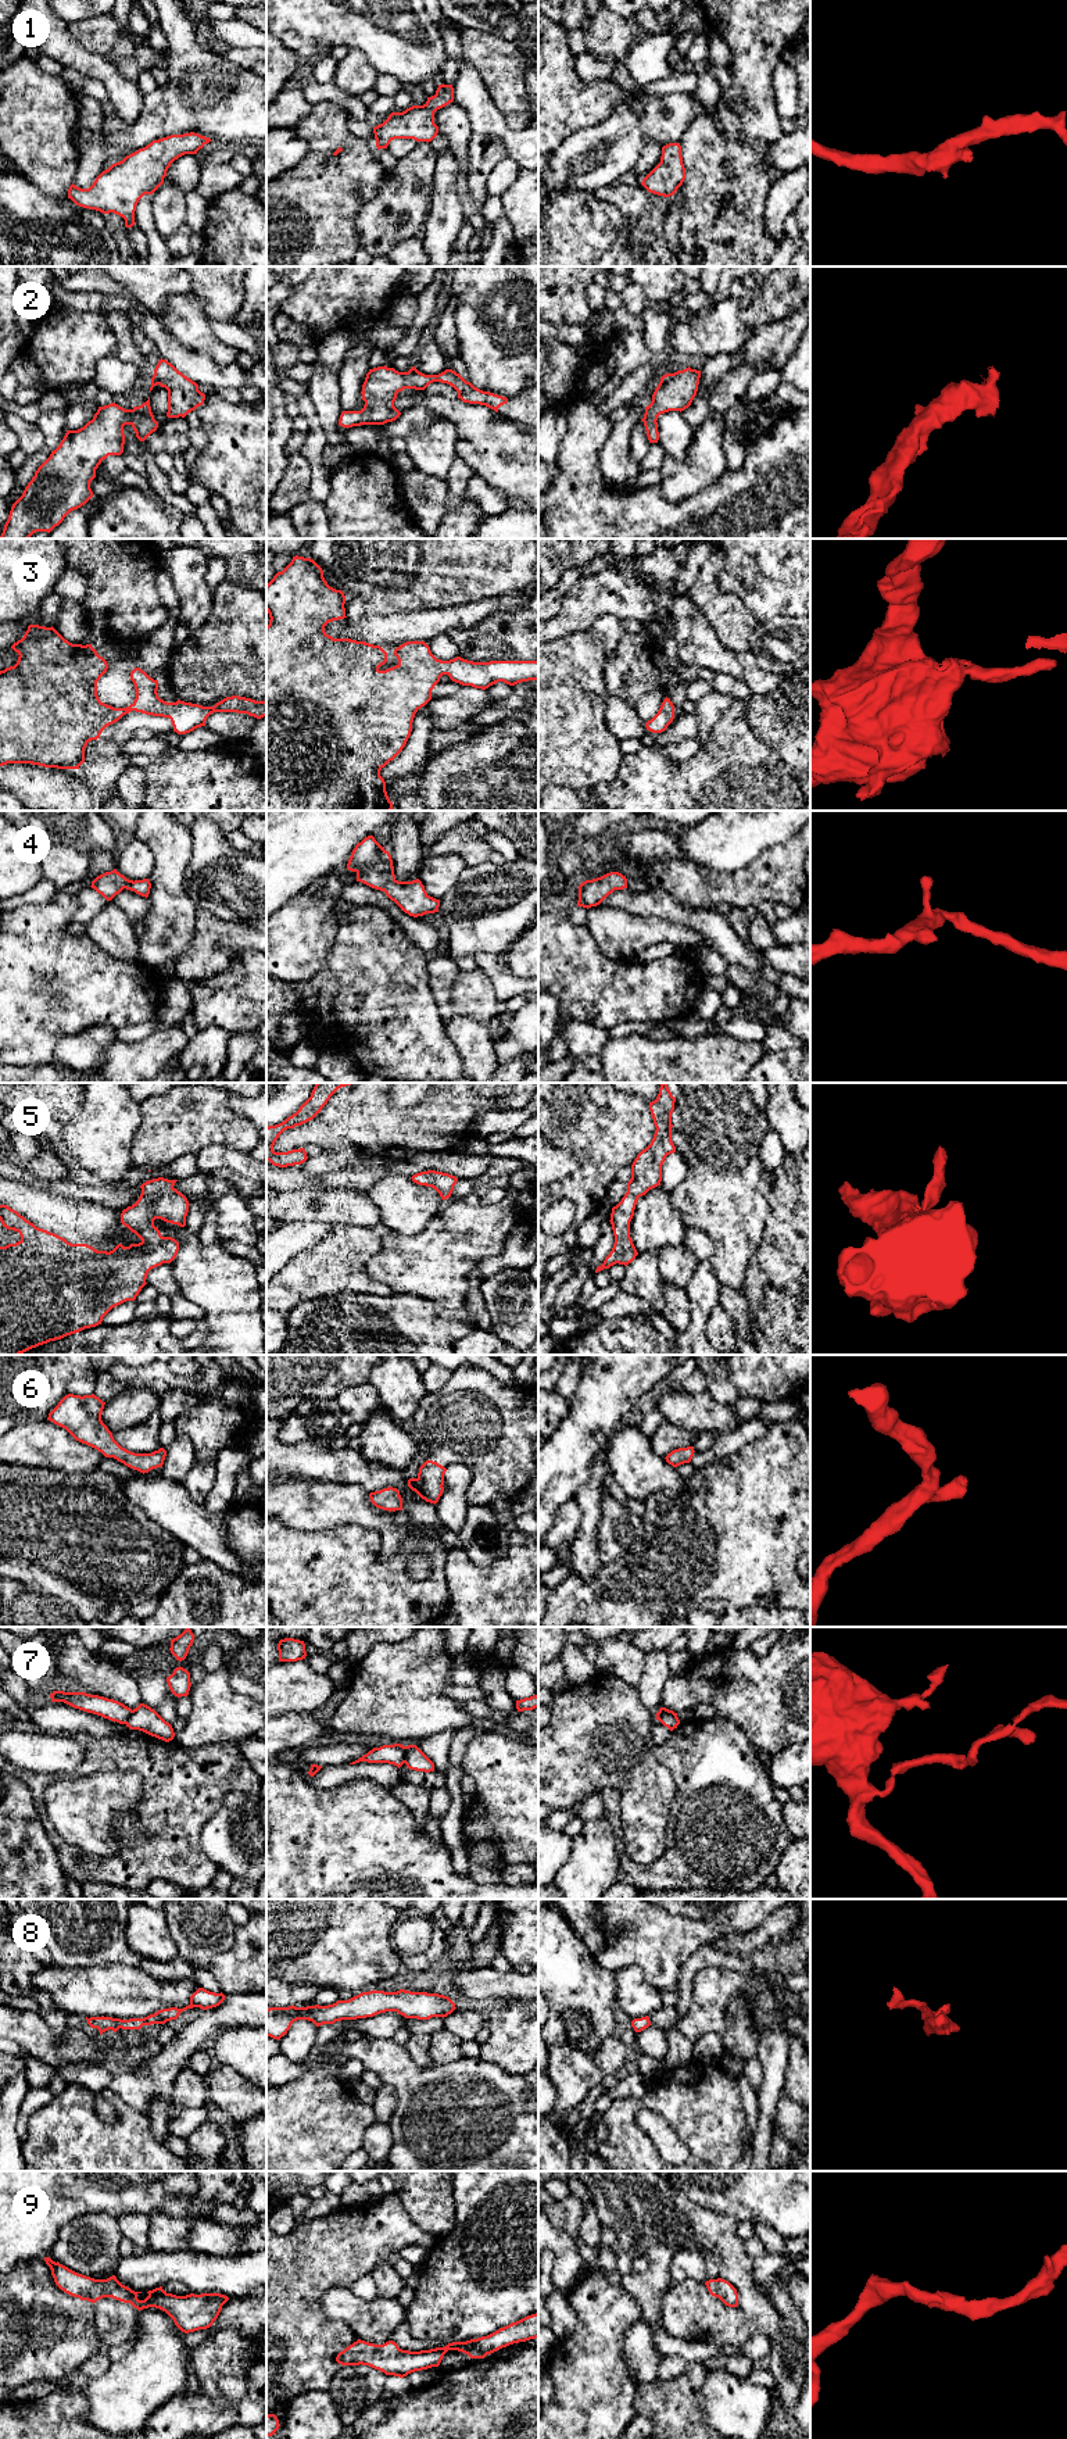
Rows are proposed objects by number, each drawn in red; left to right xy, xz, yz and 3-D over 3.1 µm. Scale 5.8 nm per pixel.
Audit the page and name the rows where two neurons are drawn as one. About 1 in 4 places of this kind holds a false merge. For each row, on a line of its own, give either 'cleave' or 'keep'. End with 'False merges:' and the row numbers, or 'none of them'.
1: keep
2: keep
3: keep
4: keep
5: keep
6: keep
7: cleave
8: keep
9: keep
False merges: 7

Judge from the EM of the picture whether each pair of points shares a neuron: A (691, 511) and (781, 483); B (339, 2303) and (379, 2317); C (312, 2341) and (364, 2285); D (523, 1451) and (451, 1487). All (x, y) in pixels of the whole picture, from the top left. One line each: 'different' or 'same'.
A: same
B: same
C: different
D: different

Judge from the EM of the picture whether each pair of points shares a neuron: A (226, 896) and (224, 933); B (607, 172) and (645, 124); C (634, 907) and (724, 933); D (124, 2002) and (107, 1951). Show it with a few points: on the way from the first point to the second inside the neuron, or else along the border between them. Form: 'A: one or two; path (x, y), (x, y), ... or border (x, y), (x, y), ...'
A: two; border (196, 907), (251, 927)
B: one; path (609, 160), (633, 136)
C: one; path (656, 907), (665, 907), (676, 914), (702, 921)
D: two; border (138, 1966), (108, 1964), (79, 1969)

